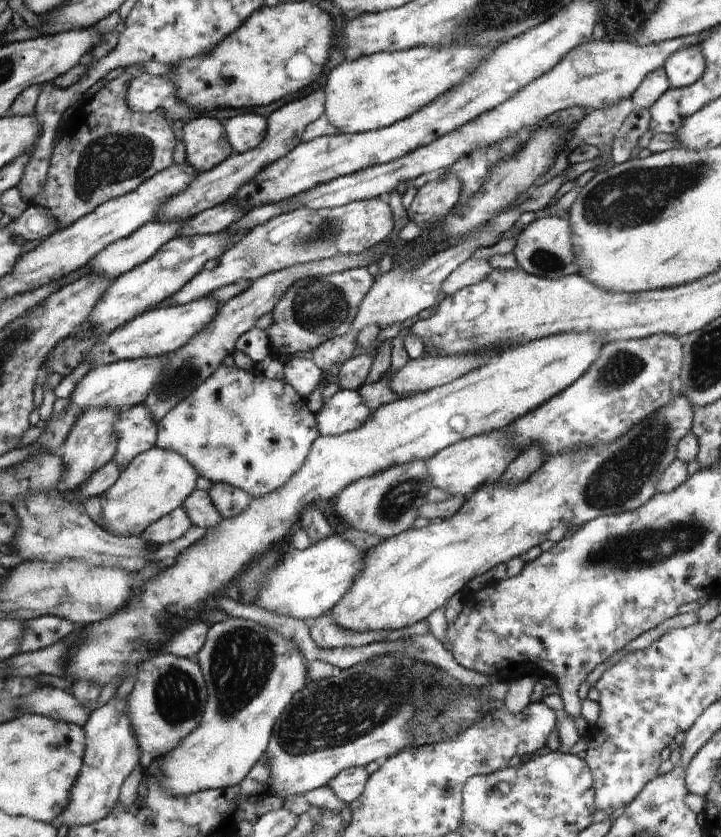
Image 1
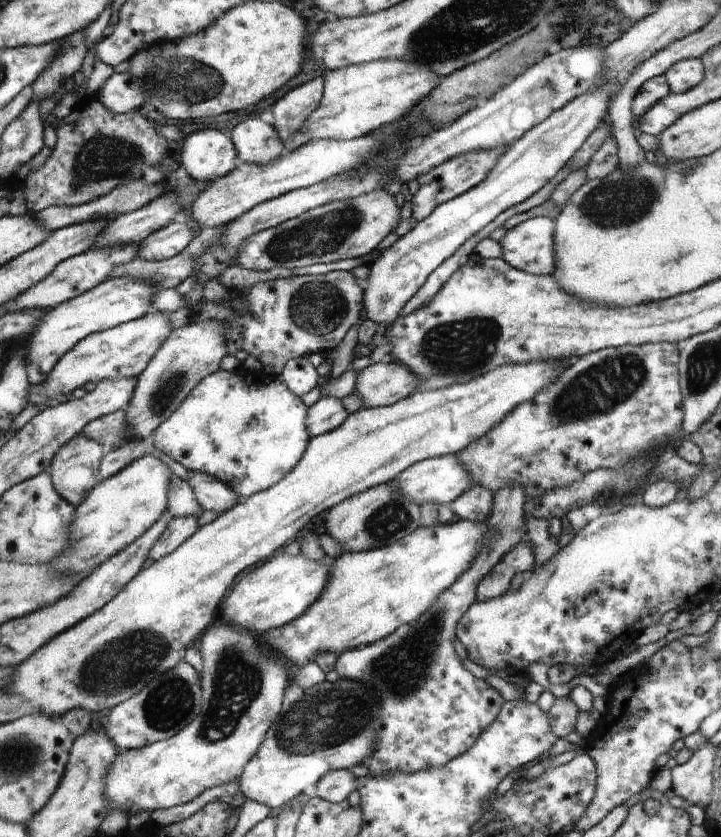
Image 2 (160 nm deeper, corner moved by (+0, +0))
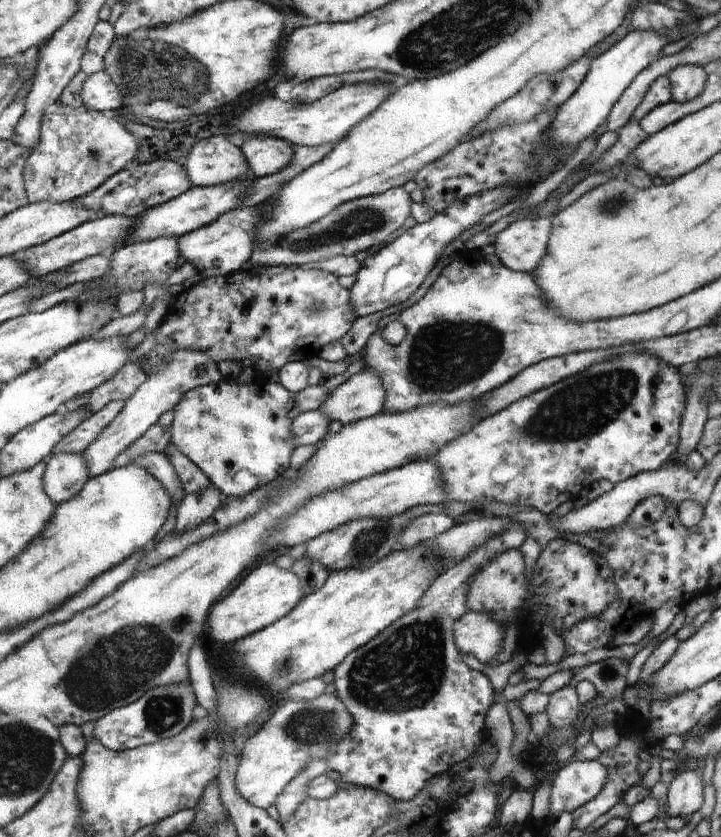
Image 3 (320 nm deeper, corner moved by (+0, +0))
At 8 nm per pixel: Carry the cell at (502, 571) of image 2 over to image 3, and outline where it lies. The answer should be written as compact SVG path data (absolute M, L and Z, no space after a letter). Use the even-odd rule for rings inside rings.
M560 536L543 548L530 576L524 573L524 555L520 549L501 552L480 572L474 574L467 606L468 611L489 613L495 621L502 624L503 629L508 627L509 619L512 616L517 618L515 624L521 624L521 617L524 614L522 611L529 610L530 613L534 613L534 608L536 608L538 616L541 618L541 624L546 620L554 632L560 634L561 631L571 629L575 624L581 623L581 620L600 616L610 606L610 603L616 600L616 596L616 577L606 559L579 543L568 541L564 536Z

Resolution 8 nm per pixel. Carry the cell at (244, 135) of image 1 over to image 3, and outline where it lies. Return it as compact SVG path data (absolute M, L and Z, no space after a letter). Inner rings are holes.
M267 134L242 139L238 145L249 161L254 177L265 177L284 170L294 156L290 142Z

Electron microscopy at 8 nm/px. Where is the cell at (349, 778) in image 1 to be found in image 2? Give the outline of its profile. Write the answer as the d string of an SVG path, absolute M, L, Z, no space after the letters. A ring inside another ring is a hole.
M346 769L330 771L311 790L311 794L331 803L339 803L348 799L350 792L356 790L357 778Z

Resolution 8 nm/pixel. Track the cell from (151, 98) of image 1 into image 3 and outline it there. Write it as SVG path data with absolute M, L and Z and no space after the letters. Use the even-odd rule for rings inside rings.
M106 71L89 74L84 79L80 89L80 98L86 108L102 112L106 112L106 110L119 112L123 101L120 89Z

